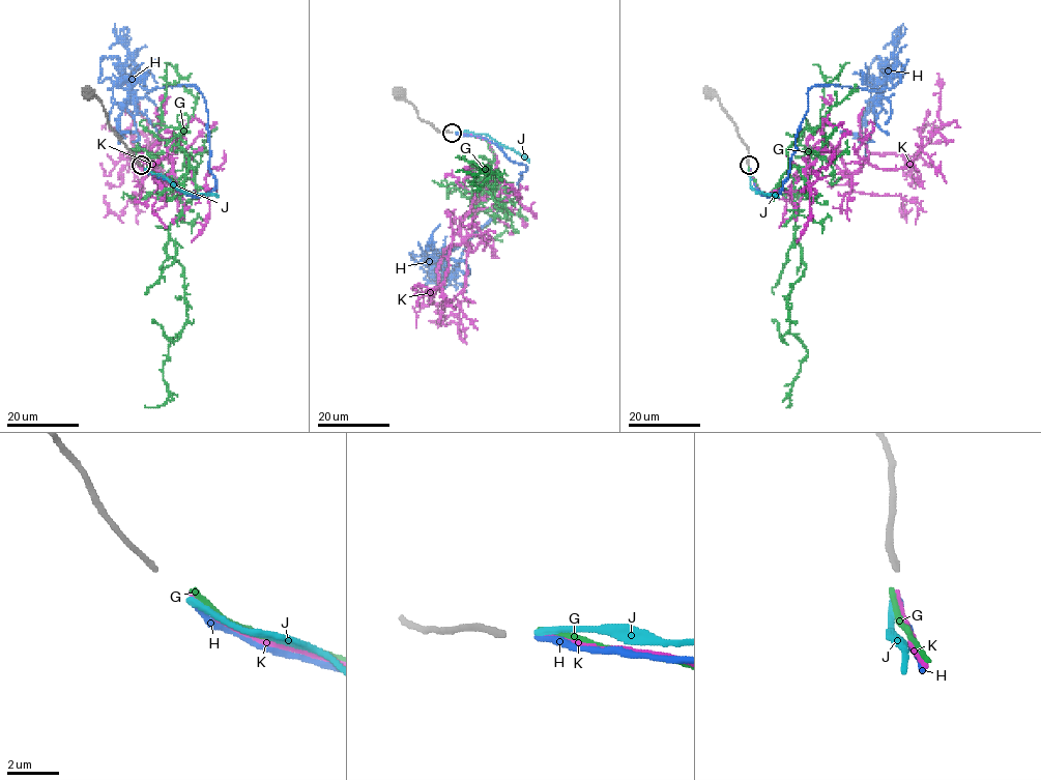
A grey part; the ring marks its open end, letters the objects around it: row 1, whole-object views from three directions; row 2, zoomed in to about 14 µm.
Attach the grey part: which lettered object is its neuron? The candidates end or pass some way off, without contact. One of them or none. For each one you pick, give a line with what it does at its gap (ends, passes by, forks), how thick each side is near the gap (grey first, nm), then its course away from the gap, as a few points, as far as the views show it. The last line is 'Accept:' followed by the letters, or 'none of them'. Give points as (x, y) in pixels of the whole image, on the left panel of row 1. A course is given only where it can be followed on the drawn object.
H: It ends there. Thickness 240 nm (grey) against 200 nm. Its course: (144, 169), (192, 197), (215, 188), (200, 91), (184, 84), (143, 88), (132, 62), (127, 111), (140, 157)
Accept: H

